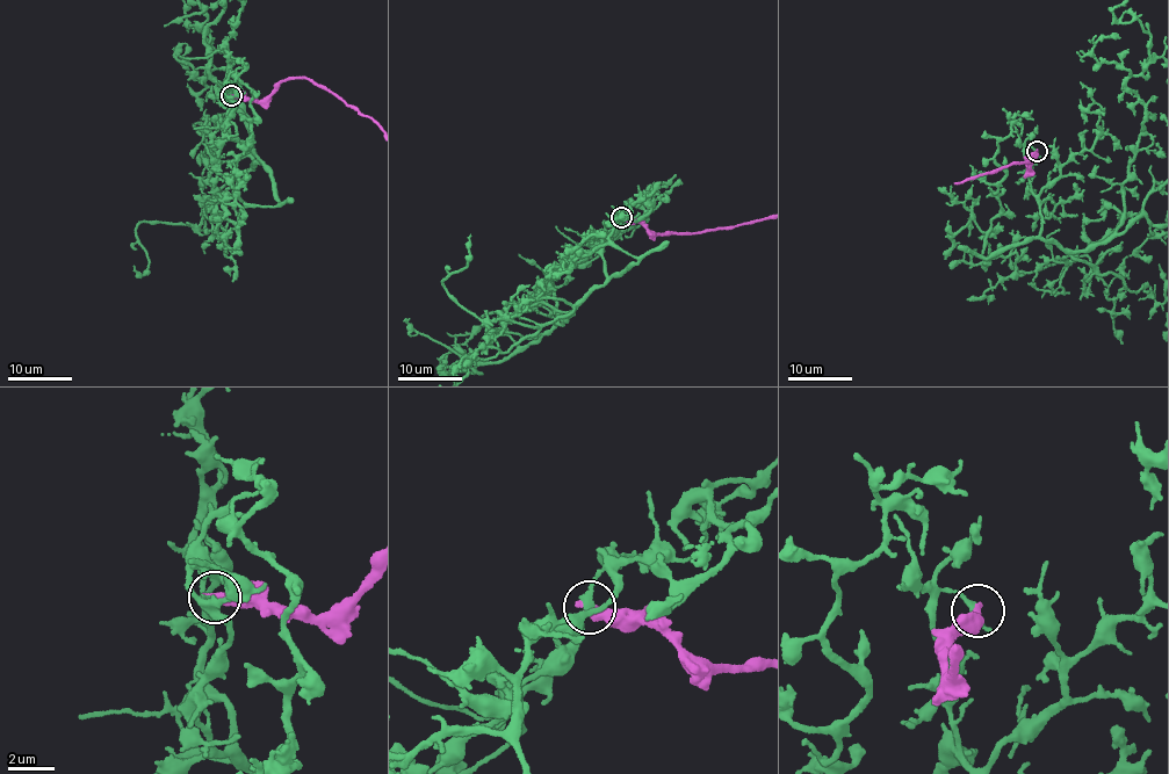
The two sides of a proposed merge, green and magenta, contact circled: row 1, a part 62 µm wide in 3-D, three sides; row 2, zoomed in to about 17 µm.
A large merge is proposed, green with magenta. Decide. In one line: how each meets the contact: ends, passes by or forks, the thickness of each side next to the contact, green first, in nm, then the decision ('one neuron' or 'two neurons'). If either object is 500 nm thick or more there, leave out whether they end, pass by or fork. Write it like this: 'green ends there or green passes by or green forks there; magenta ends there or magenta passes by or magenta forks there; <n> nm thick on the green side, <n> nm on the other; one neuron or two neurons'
green ends there; magenta ends there; 320 nm thick on the green side, 480 nm on the other; two neurons

